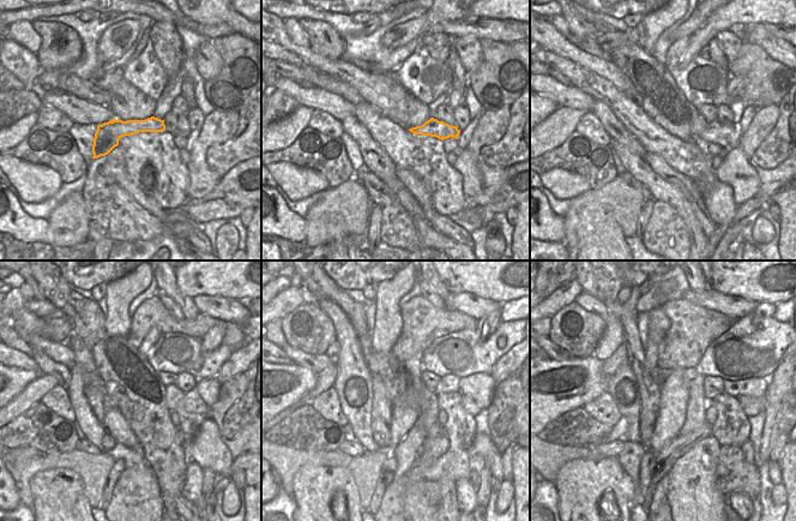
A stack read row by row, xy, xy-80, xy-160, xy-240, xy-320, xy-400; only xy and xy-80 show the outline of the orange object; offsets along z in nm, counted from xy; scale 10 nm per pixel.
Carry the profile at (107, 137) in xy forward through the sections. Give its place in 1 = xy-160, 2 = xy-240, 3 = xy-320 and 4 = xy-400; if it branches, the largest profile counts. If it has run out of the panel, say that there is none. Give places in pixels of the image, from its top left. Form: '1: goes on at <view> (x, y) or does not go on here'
1: goes on at xy-160 (727, 136)
2: goes on at xy-240 (193, 403)
3: goes on at xy-320 (469, 405)
4: goes on at xy-400 (752, 406)

